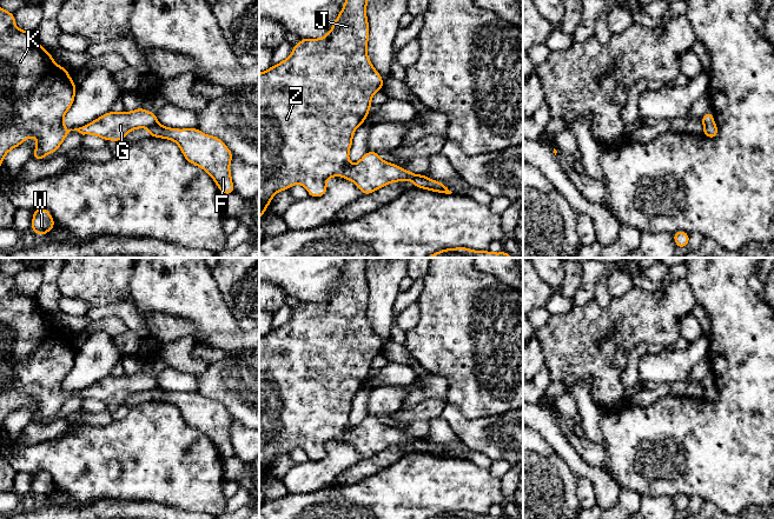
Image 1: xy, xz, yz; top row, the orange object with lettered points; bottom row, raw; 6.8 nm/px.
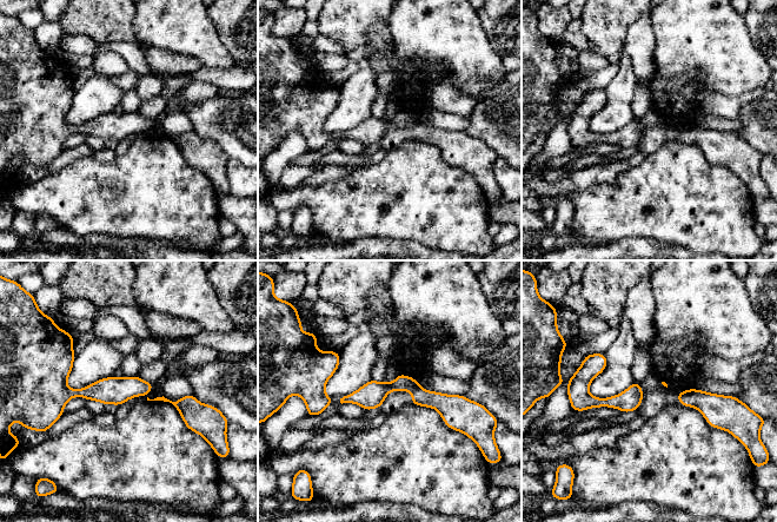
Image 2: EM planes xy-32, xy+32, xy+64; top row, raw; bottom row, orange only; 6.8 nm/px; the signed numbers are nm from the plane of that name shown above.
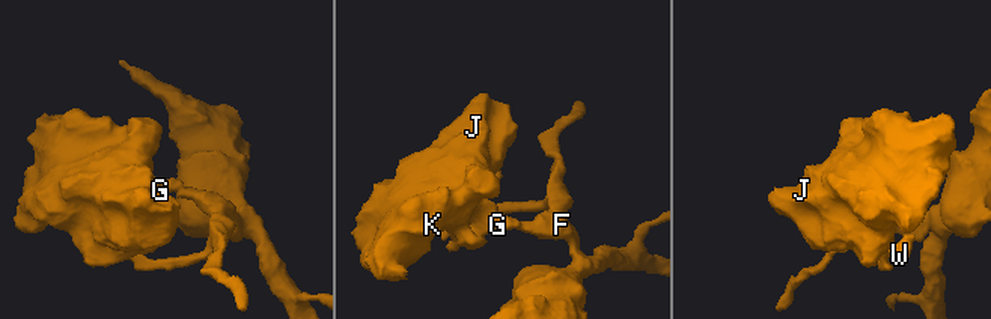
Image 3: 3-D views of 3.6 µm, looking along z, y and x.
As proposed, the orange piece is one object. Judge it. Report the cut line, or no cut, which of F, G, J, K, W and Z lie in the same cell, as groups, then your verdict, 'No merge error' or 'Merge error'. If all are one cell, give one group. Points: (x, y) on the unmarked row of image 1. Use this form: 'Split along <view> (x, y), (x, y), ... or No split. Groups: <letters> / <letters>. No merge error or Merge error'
Split along yz (713, 385), (705, 390). Groups: F W / G J K Z. Merge error

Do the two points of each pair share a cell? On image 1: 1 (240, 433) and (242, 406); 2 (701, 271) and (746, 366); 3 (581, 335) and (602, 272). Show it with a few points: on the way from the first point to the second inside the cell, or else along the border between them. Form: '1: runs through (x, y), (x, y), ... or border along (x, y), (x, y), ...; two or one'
1: border along (233, 419), (246, 427); two
2: runs through (725, 294), (746, 332), (746, 343); one
3: border along (593, 298), (583, 305), (573, 307); two

